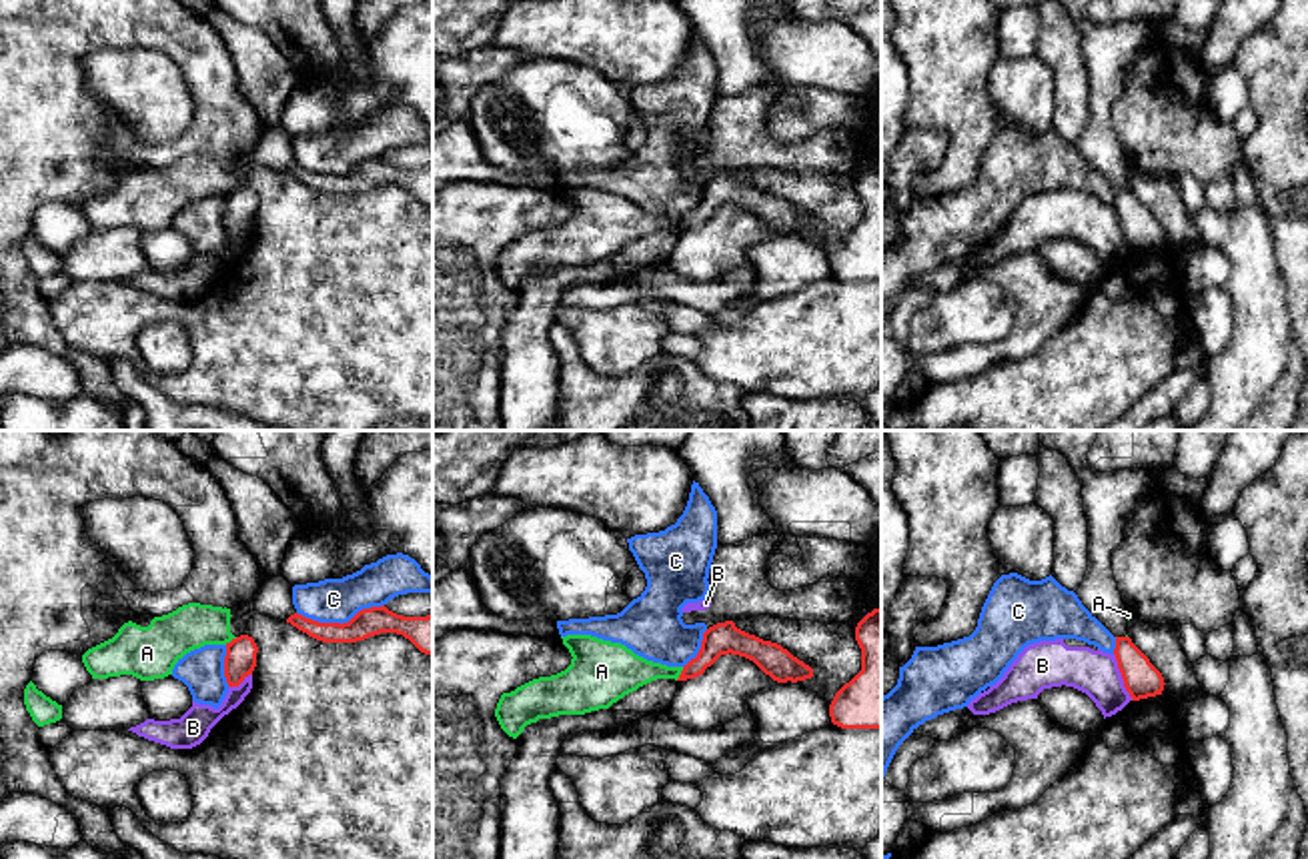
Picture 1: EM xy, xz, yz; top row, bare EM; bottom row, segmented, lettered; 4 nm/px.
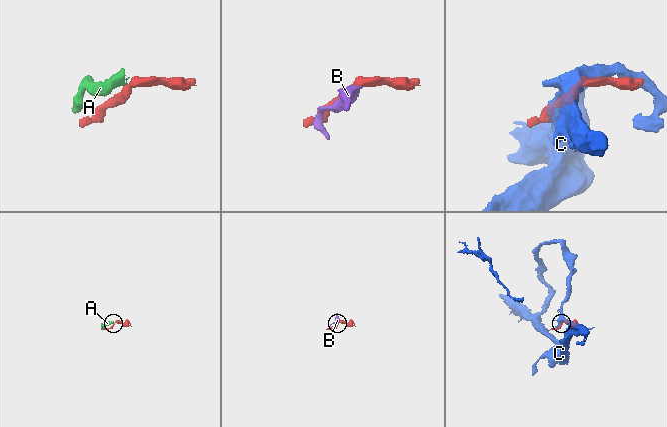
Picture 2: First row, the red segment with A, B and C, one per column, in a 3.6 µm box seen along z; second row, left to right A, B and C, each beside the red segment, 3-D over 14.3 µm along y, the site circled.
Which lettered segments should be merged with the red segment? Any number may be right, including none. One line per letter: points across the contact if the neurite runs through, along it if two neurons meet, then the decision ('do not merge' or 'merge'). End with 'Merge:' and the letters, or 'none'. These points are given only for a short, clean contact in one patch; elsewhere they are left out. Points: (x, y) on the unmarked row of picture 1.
A: border xz (684, 219), (676, 231); do not merge
B: do not merge
C: do not merge
Merge: none

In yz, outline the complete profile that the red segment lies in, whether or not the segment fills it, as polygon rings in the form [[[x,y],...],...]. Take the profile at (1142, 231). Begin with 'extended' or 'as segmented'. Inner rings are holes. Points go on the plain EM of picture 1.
as segmented | [[[1116,188],[1114,200],[1124,238],[1132,252],[1162,246],[1164,228],[1130,188]]]

